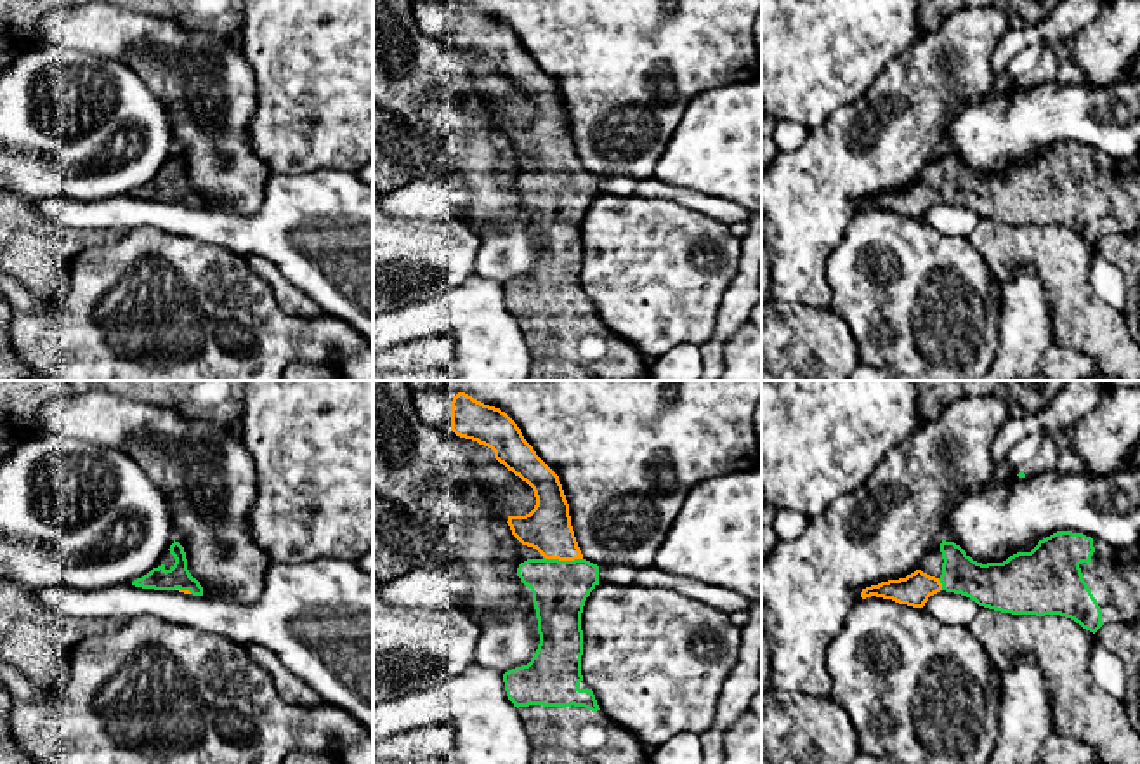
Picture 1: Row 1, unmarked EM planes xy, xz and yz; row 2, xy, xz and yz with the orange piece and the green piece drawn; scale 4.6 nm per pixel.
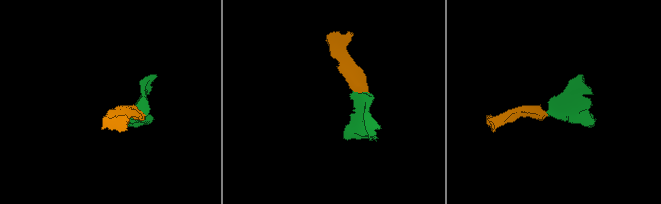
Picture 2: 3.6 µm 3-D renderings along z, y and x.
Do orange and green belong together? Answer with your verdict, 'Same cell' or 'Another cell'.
Same cell

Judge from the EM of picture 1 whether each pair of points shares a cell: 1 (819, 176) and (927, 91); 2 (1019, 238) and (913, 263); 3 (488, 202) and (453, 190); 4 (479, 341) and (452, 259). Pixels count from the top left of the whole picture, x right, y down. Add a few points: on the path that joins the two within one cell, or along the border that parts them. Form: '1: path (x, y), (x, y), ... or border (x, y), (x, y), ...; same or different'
1: path (847, 160), (871, 151), (903, 118); same
2: border (967, 238), (984, 259), (996, 285); different
3: border (432, 176), (465, 181), (474, 223), (504, 216); different
4: border (474, 275), (422, 299); different

